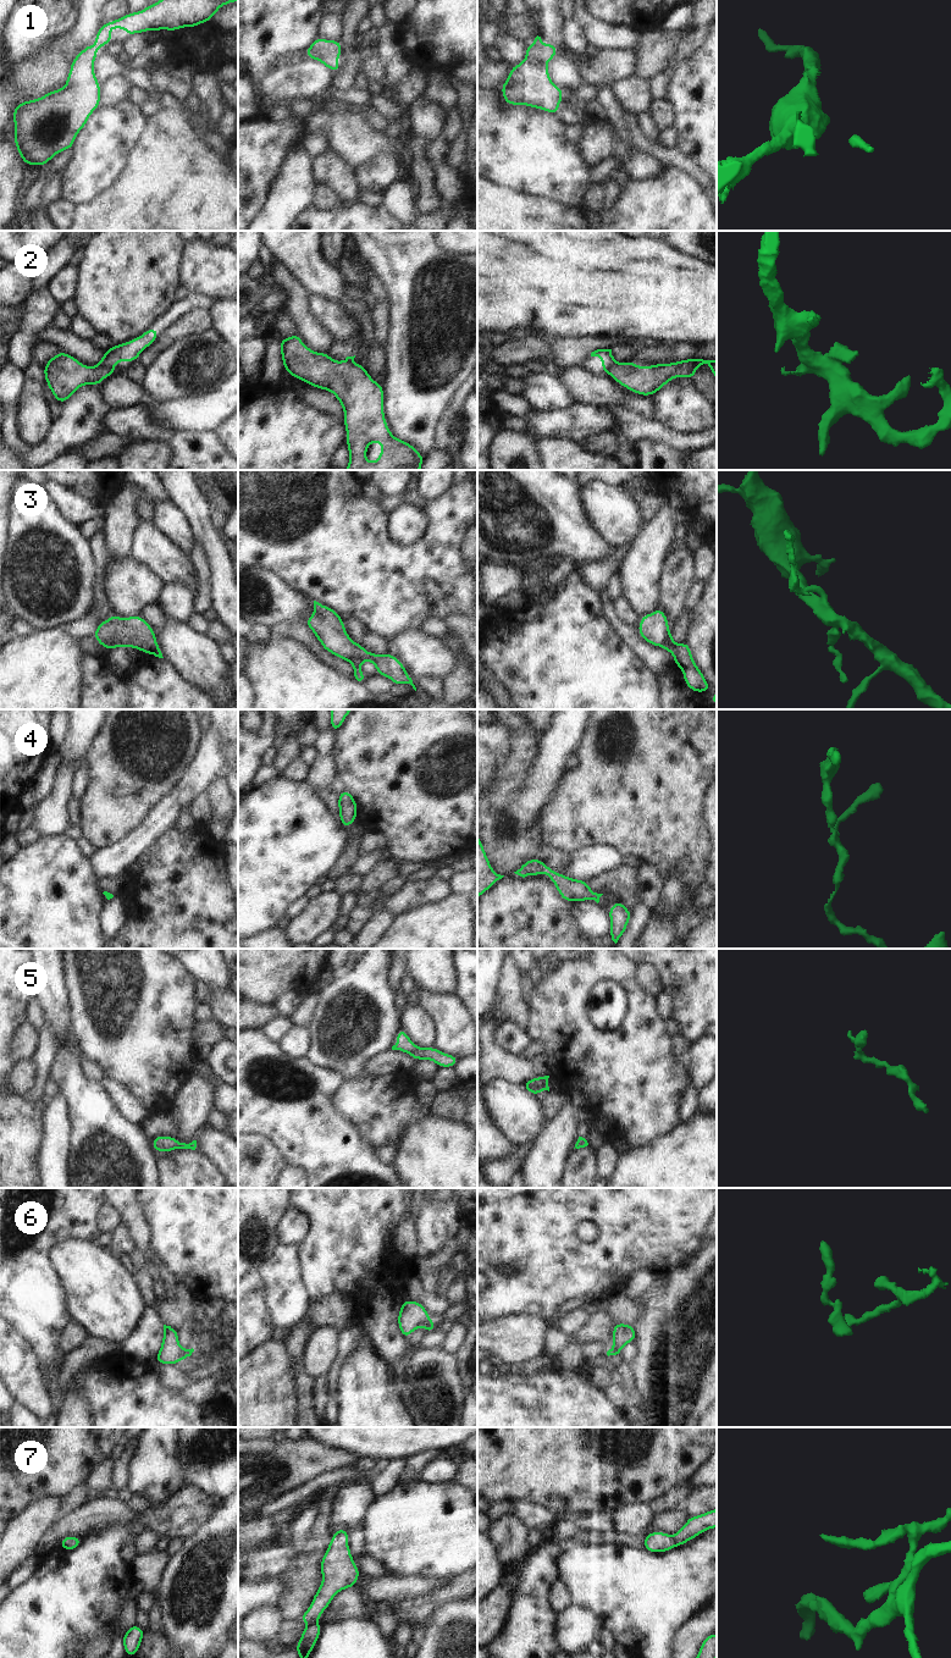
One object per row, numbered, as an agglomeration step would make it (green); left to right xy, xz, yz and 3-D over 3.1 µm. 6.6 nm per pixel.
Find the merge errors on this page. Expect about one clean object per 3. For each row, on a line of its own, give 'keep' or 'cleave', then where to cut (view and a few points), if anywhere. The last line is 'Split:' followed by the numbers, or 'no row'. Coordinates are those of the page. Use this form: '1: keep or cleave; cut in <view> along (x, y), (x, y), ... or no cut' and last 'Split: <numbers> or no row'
1: keep; no cut
2: cleave; cut in yz along (614, 362), (607, 372)
3: cleave; cut in xz along (348, 659), (357, 658), (361, 661)
4: keep; no cut
5: keep; no cut
6: cleave; cut in xz along (430, 1320), (425, 1324)
7: cleave; cut in yz along (672, 1536), (676, 1545)
Split: 2, 3, 6, 7

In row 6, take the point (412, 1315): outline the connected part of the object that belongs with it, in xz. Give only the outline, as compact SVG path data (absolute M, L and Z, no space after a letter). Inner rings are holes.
M403 1300L398 1314L400 1333L408 1339L409 1334L419 1327L424 1327L431 1319L422 1304L414 1300Z

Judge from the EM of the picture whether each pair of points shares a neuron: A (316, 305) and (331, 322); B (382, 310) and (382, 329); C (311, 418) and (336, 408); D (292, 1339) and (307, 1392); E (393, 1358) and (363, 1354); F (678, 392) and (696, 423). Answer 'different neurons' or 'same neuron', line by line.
A: same neuron
B: same neuron
C: different neurons
D: same neuron
E: different neurons
F: same neuron

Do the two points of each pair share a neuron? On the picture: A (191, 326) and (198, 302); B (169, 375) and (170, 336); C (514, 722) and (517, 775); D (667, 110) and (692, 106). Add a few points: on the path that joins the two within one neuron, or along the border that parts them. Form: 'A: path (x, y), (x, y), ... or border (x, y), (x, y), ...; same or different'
A: border (206, 309), (191, 309), (171, 325); different
B: border (197, 332), (175, 338), (149, 363); different
C: path (519, 735), (519, 762); same
D: border (668, 98), (674, 110), (674, 126); different

